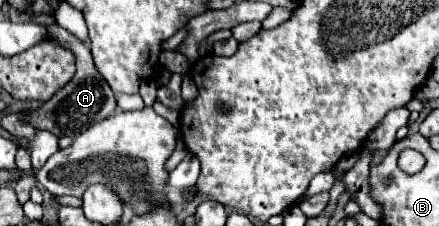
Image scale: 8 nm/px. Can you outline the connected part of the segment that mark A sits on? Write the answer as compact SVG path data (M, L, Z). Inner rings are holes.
M51 25L47 27L47 35L55 41L59 41L61 45L65 45L69 51L73 51L75 59L77 59L77 73L71 79L71 83L67 83L67 87L63 87L63 91L57 91L47 103L43 103L39 109L29 111L23 121L29 123L35 129L45 129L51 131L53 135L61 137L77 137L79 133L87 131L87 127L91 127L93 123L107 119L107 115L115 115L117 111L117 101L115 101L115 93L111 91L111 87L107 87L107 83L103 83L103 79L99 79L99 73L95 71L93 65L93 57L89 47L85 47L75 35L71 35L67 29L59 27L59 25Z

